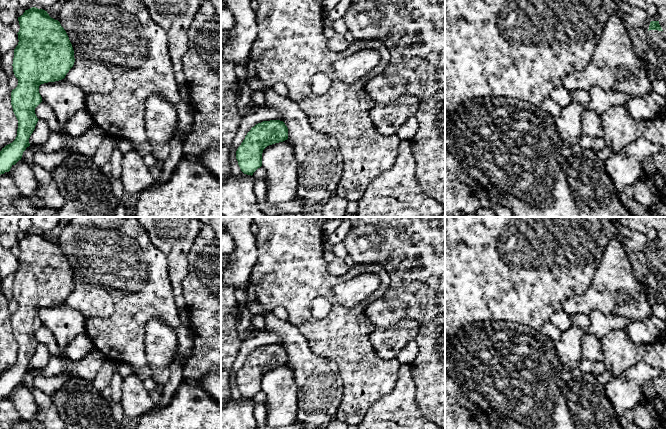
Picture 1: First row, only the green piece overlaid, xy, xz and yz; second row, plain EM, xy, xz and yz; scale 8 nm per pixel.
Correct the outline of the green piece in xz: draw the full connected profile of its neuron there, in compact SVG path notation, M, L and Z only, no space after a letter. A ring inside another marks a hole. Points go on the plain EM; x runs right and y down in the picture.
M270 344L256 348L236 375L236 383L241 395L252 400L262 390L263 374L269 369L287 363L288 352L283 345Z

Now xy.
M32 231L18 245L19 266L12 288L18 309L11 316L18 353L15 364L0 375L0 399L9 396L30 370L29 362L39 344L35 332L42 326L39 310L64 303L75 286L66 255L47 235Z

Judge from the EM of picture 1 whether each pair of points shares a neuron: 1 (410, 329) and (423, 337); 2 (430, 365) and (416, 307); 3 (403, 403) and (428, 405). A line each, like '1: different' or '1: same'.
1: different
2: different
3: different

